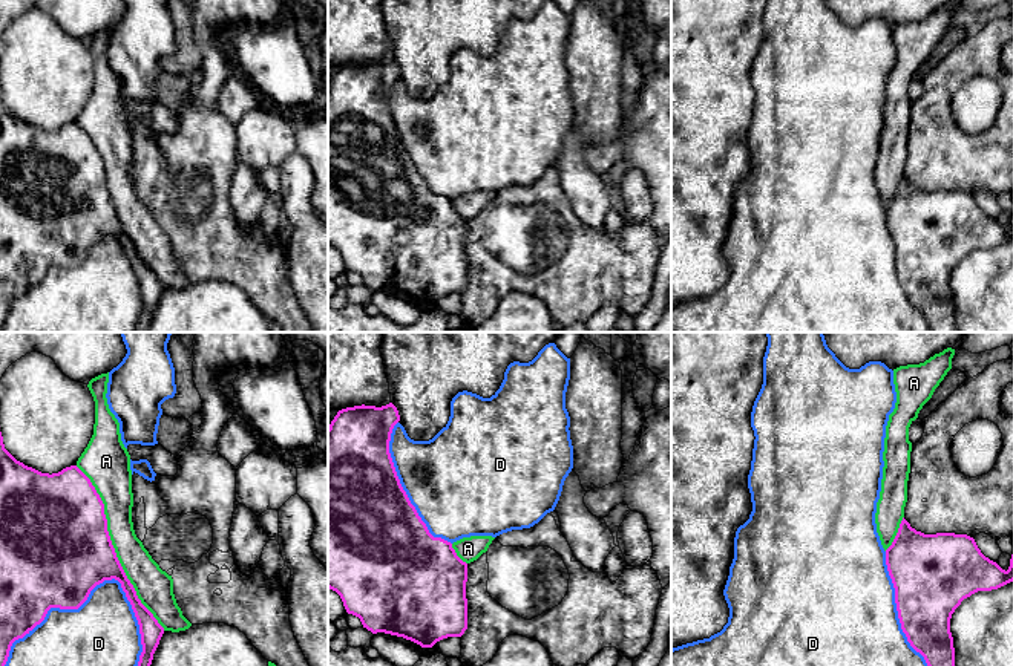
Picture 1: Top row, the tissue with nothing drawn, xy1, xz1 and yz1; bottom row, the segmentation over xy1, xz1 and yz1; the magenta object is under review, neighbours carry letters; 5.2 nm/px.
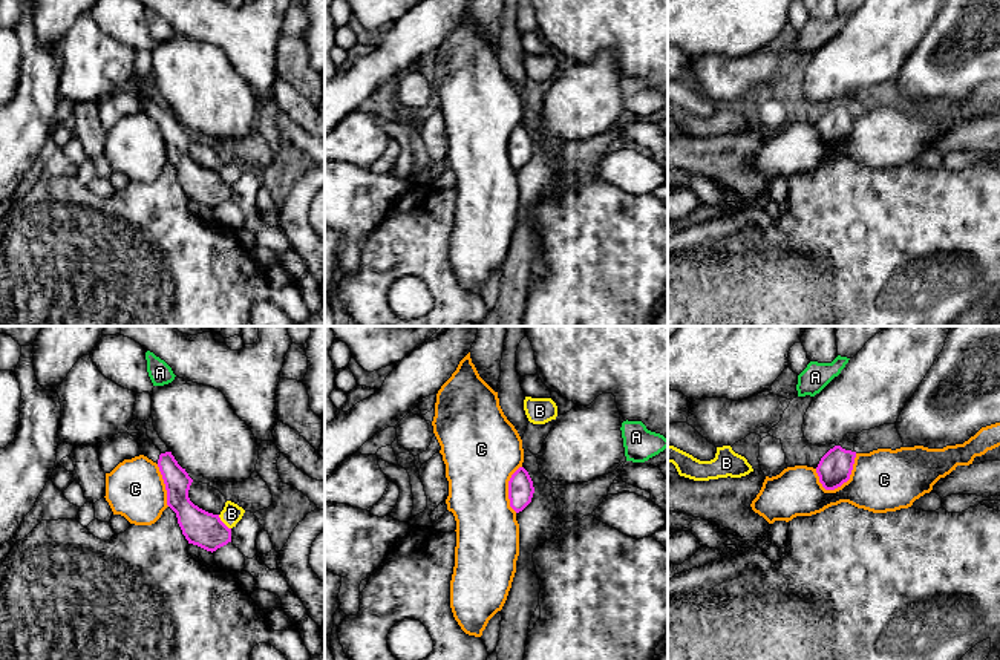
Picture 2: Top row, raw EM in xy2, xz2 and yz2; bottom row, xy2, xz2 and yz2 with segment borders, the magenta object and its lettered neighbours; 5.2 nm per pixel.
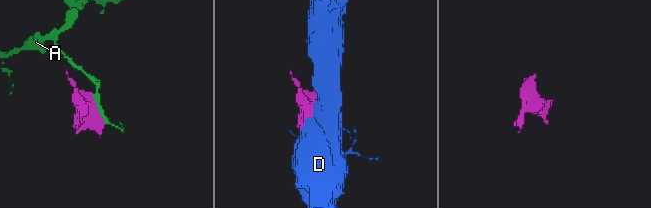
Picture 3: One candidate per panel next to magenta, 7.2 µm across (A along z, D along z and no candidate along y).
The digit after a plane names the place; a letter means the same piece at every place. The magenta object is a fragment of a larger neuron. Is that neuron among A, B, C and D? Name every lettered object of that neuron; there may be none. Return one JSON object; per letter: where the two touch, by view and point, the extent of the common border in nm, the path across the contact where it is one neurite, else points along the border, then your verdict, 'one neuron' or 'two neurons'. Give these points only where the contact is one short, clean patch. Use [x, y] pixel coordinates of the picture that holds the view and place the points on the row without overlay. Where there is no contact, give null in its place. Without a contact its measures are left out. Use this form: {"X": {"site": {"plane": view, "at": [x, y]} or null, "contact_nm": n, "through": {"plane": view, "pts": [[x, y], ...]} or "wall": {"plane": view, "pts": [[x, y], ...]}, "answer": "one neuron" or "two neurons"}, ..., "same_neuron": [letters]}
{"A": {"site": {"plane": "xy1", "at": [114, 205]}, "contact_nm": 1000, "answer": "two neurons"}, "B": {"site": {"plane": "xy2", "at": [222, 179]}, "contact_nm": 100, "wall": {"plane": "xy2", "pts": [[218, 172], [230, 186]]}, "answer": "two neurons"}, "C": {"site": {"plane": "yz2", "at": [849, 135]}, "contact_nm": 260, "wall": {"plane": "yz2", "pts": [[856, 111], [849, 135], [839, 143], [826, 147]]}, "answer": "two neurons"}, "D": {"site": {"plane": "xy1", "at": [52, 264]}, "contact_nm": 800, "answer": "two neurons"}, "same_neuron": []}

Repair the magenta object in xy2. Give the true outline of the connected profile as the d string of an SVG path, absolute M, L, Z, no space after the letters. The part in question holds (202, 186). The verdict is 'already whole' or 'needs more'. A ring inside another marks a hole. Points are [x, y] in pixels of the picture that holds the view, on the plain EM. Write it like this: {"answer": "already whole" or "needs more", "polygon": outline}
{"answer": "needs more", "polygon": "M149 49L136 51L133 78L127 90L138 98L142 112L158 121L167 147L167 162L176 170L188 201L213 210L231 199L231 185L221 178L219 172L208 170L190 158L188 147L193 136L172 109L162 110L147 93L144 81L150 72L152 52Z"}

